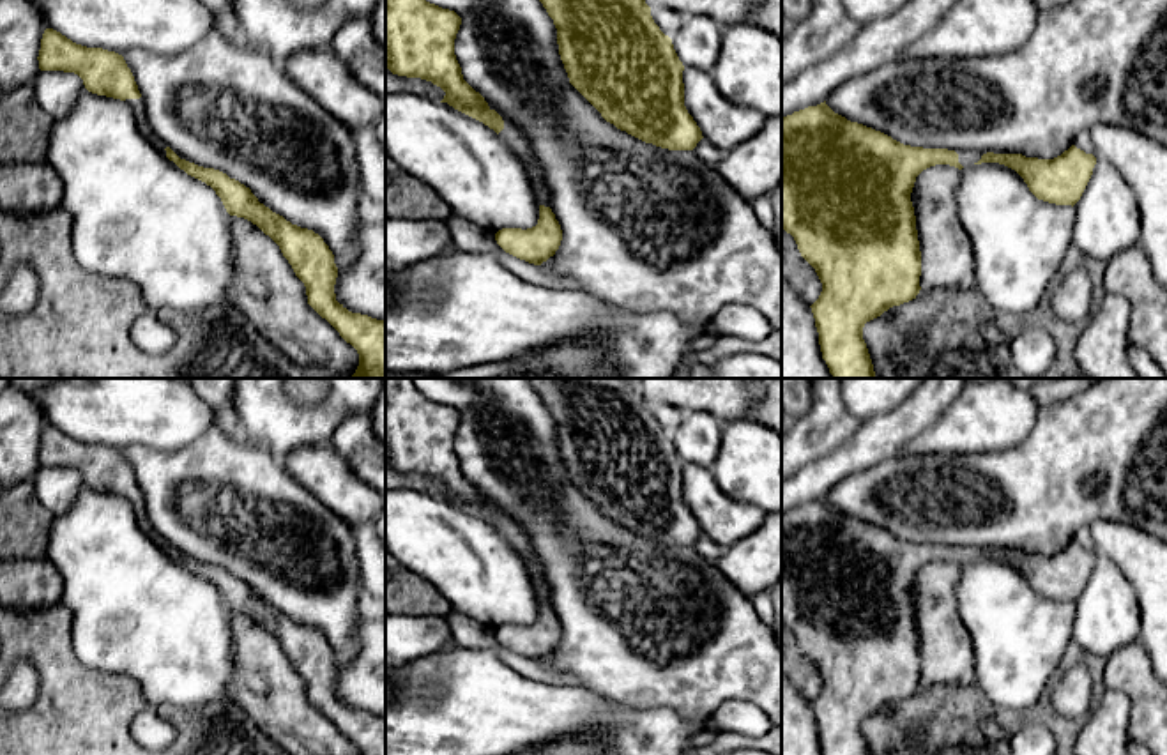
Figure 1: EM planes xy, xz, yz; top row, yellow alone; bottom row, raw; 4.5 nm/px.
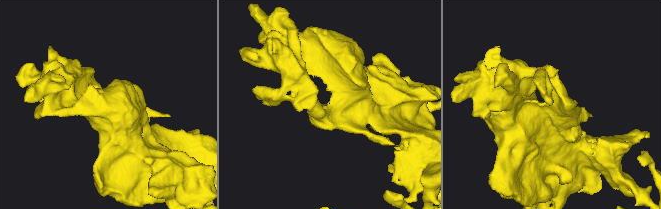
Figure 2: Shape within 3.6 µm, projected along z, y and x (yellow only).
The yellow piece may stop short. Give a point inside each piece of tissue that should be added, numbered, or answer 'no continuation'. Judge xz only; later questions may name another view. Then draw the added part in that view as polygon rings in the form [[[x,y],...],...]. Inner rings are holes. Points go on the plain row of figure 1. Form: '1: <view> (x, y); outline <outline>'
1: xz (513, 533); outline [[[504,516],[504,525],[499,529],[499,534],[506,538],[506,541],[518,552],[518,555],[523,559],[527,571],[530,575],[532,585],[536,589],[538,599],[550,603],[550,587],[545,580],[543,566],[538,561],[532,546],[525,546],[523,539],[525,530],[523,527],[511,516]]]

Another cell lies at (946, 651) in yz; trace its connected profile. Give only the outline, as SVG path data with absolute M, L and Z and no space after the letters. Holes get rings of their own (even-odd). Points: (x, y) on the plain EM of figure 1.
M950 561L930 562L916 573L911 598L921 647L921 686L976 683L971 635L957 608L958 576L960 566Z

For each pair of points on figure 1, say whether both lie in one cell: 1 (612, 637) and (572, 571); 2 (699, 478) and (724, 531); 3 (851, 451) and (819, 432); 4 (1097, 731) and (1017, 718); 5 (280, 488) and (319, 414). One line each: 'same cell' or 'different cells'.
1: same cell
2: same cell
3: different cells
4: different cells
5: different cells

